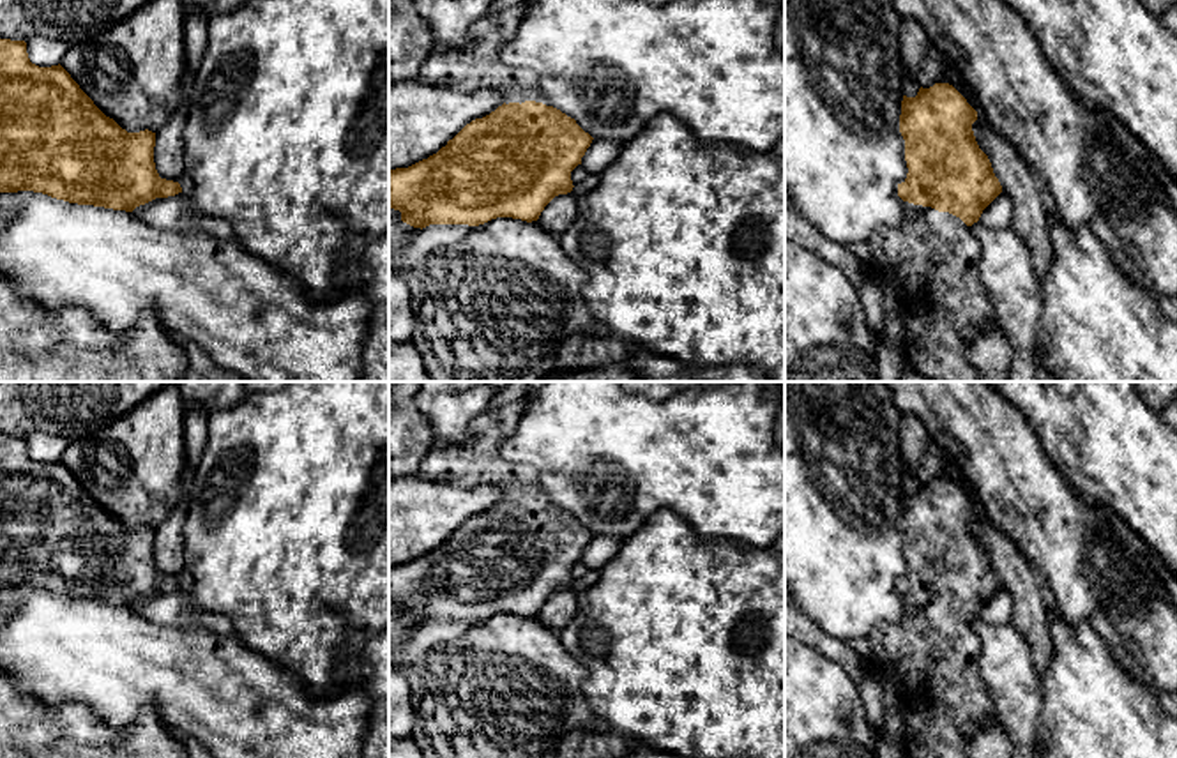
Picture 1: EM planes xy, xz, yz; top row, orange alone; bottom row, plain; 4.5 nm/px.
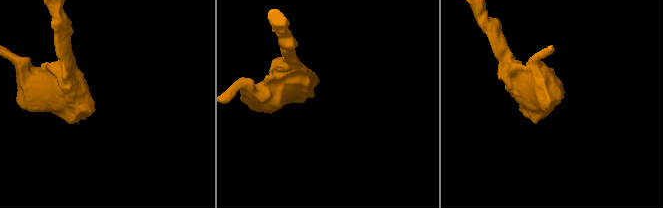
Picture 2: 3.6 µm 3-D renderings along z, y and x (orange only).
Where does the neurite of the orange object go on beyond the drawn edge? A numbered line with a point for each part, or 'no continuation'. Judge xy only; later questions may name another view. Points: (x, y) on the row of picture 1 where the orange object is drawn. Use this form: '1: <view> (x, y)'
no continuation

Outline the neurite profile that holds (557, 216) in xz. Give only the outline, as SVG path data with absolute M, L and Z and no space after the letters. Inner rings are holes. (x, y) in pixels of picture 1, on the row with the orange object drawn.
M574 191L555 196L541 212L537 224L558 239L574 221L578 200Z

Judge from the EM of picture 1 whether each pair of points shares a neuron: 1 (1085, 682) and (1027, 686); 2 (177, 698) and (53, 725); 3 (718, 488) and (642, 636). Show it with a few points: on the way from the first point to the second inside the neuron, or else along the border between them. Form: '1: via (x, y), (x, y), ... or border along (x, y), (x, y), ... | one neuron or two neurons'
1: border along (1041, 677), (1043, 714), (1038, 727) | two neurons
2: border along (55, 707), (82, 704), (113, 727), (136, 718) | two neurons
3: border along (658, 511), (675, 511), (707, 538), (736, 541) | two neurons

